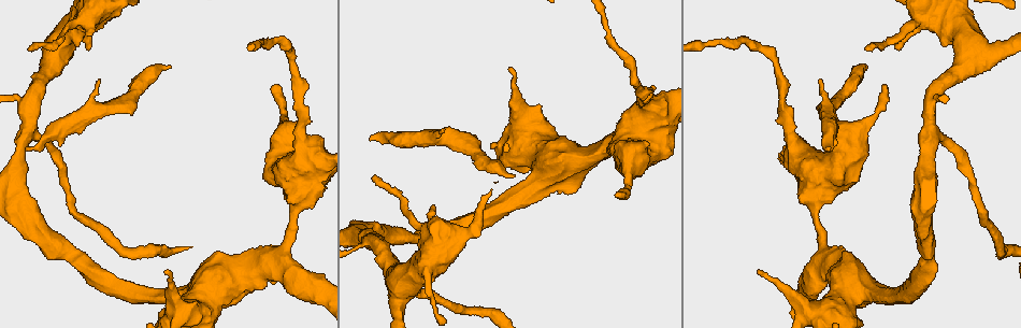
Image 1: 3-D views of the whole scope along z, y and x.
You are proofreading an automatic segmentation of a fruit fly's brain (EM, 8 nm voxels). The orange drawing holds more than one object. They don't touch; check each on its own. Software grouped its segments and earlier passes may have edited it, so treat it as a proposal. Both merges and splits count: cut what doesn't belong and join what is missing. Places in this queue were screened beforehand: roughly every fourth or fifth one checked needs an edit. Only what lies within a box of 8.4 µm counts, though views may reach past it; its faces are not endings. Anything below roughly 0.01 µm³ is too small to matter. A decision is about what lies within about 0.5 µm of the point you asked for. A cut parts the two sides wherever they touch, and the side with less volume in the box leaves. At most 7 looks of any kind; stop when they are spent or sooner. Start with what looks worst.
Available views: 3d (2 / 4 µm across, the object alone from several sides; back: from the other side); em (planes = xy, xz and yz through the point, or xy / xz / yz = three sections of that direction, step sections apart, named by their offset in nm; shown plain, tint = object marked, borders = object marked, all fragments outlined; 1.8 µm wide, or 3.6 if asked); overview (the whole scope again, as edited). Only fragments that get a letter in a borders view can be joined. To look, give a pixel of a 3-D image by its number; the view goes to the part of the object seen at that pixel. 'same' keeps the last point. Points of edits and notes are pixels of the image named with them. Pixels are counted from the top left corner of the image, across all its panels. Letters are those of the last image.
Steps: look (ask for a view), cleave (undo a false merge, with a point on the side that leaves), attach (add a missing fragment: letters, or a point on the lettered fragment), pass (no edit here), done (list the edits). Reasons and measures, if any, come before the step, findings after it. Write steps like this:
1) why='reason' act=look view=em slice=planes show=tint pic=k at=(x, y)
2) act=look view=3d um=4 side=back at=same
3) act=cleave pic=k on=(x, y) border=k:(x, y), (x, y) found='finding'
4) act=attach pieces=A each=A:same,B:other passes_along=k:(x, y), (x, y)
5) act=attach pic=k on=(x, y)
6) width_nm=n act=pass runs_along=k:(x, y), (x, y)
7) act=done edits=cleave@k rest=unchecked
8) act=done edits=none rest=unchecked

why='free end' act=look view=em slice=xz step=16 show=plain pic=1 at=(864, 67)

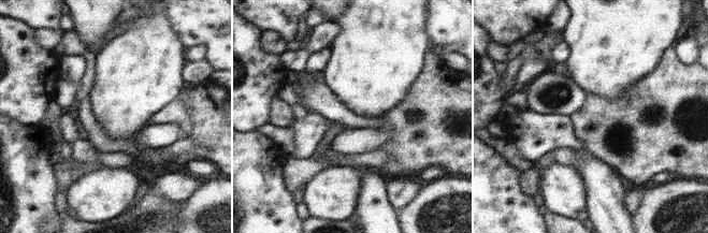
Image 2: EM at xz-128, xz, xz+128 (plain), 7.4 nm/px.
why='see the neighbours' act=look view=em slice=xz step=16 show=borders at=same

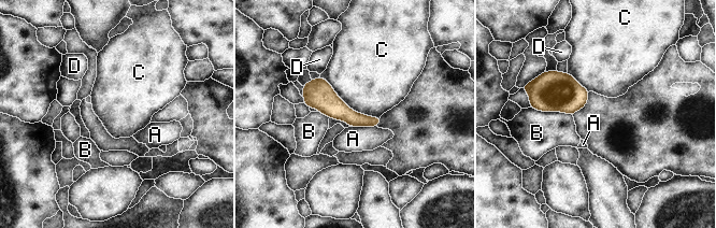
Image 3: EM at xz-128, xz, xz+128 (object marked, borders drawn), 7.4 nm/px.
width_nm=150 act=pass each=A:other,B:other,C:other,D:other border=3:(320, 76), (348, 107), (380, 117) found='none of them fits'

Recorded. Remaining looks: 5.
why='branch stops here' act=look view=3d um=4 pic=1 at=(885, 88)

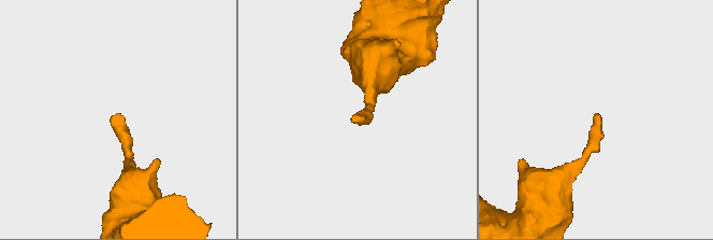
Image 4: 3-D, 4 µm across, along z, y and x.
act=look view=em slice=xy step=8 show=borders pic=4 at=(601, 117)

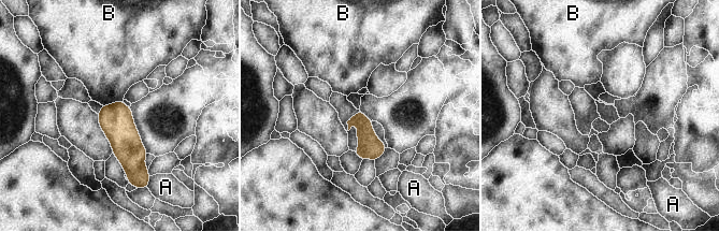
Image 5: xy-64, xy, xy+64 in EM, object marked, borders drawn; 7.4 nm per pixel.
act=pass each=A:other,B:other found='no lettered fragment goes on from it'

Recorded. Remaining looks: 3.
why='thin end' act=look view=em slice=planes show=borders pic=1 at=(98, 79)

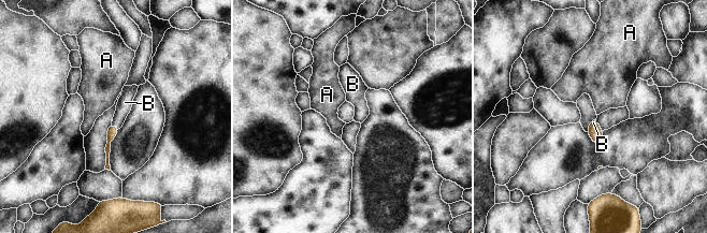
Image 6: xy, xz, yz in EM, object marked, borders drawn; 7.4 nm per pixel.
act=attach pieces=B each=A:other,B:same found='the neuron continues'

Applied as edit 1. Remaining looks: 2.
act=done edits=attach@6 rest=unchecked

